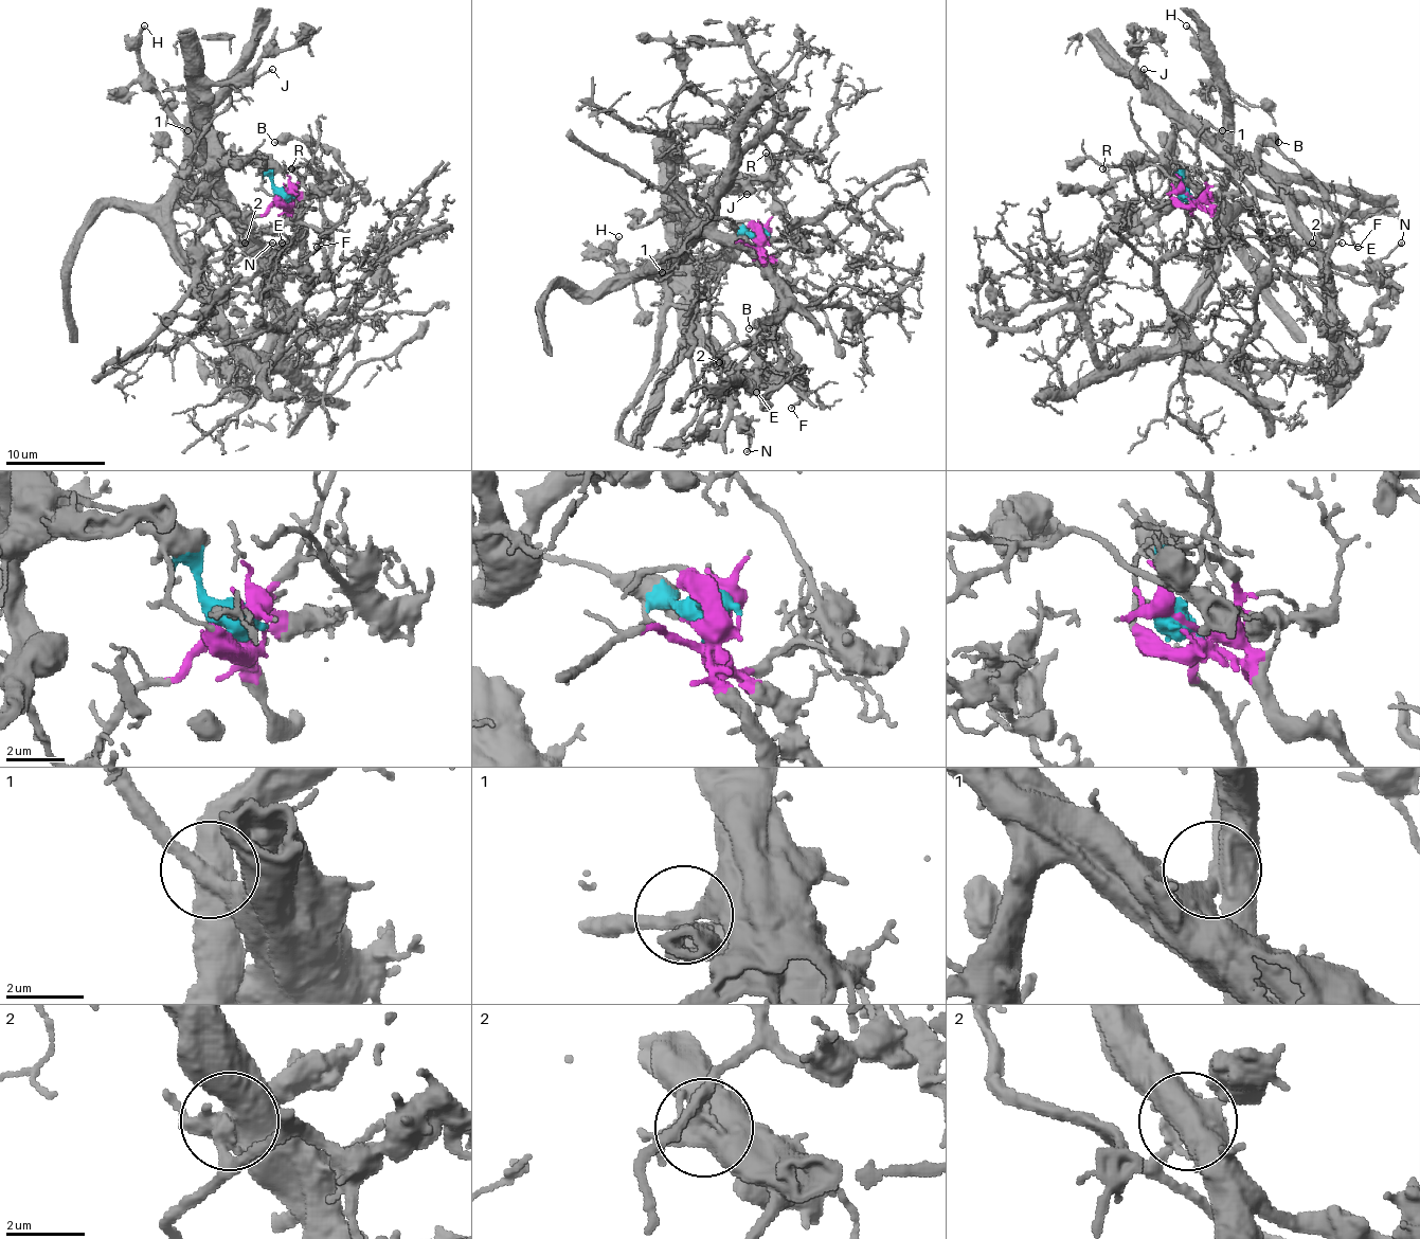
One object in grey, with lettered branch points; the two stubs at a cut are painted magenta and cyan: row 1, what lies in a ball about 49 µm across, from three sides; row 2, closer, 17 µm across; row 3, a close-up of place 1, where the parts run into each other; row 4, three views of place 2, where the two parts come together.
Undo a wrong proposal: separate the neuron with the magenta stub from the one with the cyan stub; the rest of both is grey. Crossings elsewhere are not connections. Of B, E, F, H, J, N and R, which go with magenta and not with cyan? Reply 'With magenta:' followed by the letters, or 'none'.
With magenta: none

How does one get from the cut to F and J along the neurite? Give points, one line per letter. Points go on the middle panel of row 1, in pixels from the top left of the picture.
F: (758, 237), (696, 217), (681, 232), (690, 318), (738, 367), (798, 375), (801, 395), (790, 408)
J: (758, 237), (723, 222), (700, 217), (681, 222), (683, 190), (688, 184), (725, 187), (746, 195)

